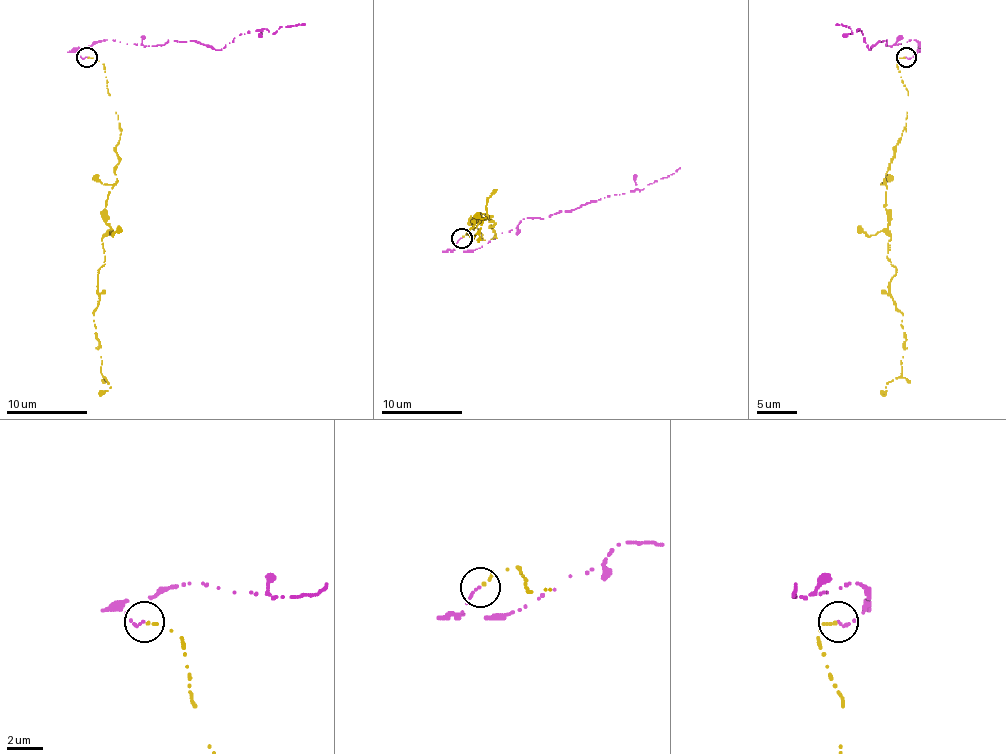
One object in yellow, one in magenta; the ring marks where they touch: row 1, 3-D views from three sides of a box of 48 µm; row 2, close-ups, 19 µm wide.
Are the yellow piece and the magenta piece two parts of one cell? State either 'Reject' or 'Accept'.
Accept

